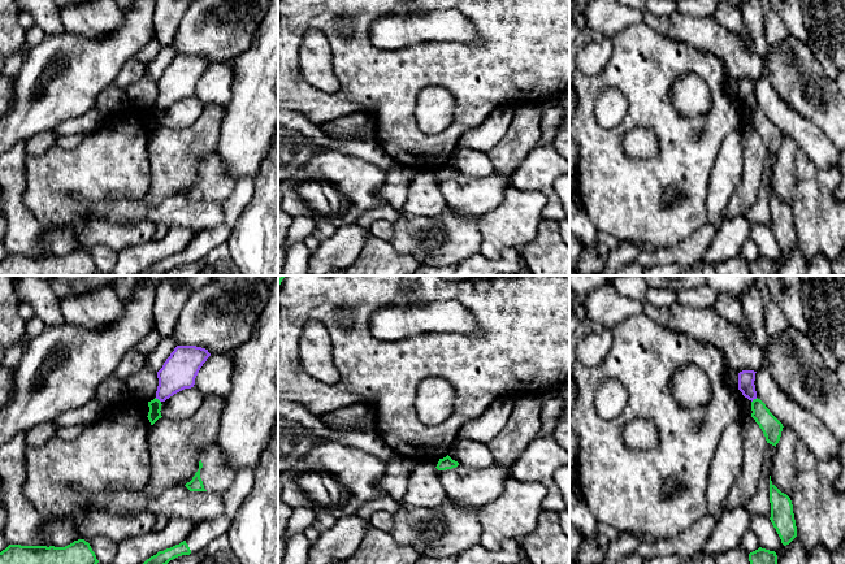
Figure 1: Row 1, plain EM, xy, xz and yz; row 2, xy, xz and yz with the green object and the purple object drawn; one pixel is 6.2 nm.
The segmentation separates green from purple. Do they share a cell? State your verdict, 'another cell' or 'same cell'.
another cell

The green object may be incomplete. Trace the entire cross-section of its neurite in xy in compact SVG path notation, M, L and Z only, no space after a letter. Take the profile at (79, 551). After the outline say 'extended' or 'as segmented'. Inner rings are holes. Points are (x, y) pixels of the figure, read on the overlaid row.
M84 539L65 547L9 545L0 552L0 564L98 564L95 552Z | as segmented

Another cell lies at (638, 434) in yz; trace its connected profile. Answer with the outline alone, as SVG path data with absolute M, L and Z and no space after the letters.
M645 418L629 421L623 428L623 442L629 450L649 450L658 446L656 425Z

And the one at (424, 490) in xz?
M419 461L408 477L408 487L402 504L413 508L434 508L446 499L445 489L430 461Z

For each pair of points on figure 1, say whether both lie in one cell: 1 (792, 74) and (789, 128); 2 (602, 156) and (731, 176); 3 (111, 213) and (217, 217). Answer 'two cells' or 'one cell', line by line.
1: two cells
2: two cells
3: one cell

